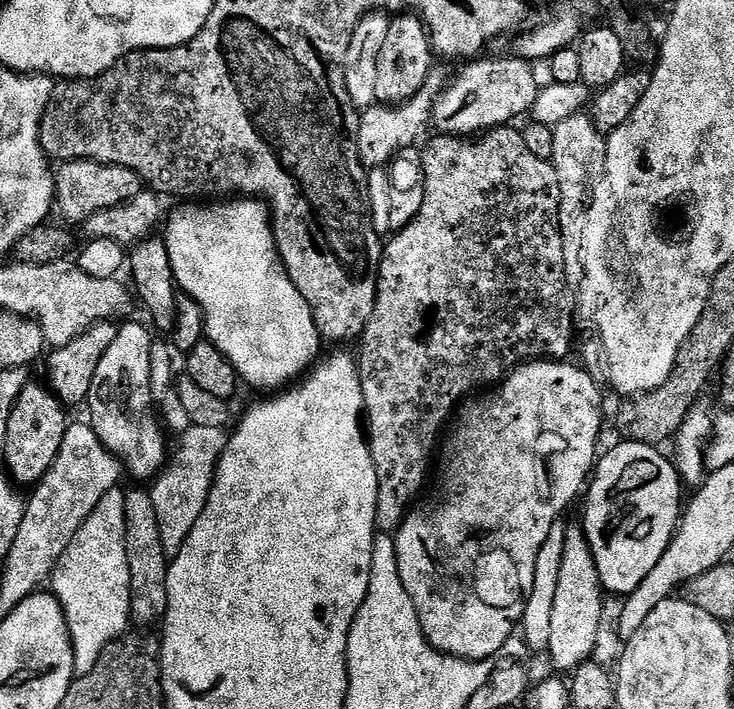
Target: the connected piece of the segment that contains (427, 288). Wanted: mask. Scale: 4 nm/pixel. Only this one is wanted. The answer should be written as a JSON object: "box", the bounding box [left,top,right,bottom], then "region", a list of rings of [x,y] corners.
{"box":[358,126,574,534],"region":[[[516,126],[493,128],[475,138],[443,134],[436,134],[433,137],[433,140],[425,146],[424,158],[422,157],[423,204],[417,216],[412,218],[403,229],[397,231],[389,244],[387,241],[383,245],[376,277],[374,314],[366,326],[362,343],[359,345],[361,348],[360,356],[358,355],[358,371],[360,389],[364,394],[368,449],[376,472],[380,475],[376,503],[376,531],[380,534],[395,533],[400,523],[408,517],[410,509],[417,503],[416,495],[424,484],[424,471],[432,460],[432,451],[435,448],[437,451],[438,441],[445,431],[444,423],[453,419],[454,413],[465,398],[499,385],[513,368],[518,368],[521,364],[534,360],[563,361],[567,357],[564,355],[572,348],[574,300],[572,296],[568,297],[570,275],[564,264],[562,234],[559,230],[559,182],[551,159],[539,156],[536,160],[524,160],[524,156],[520,156],[520,140],[524,137],[524,133],[519,127],[516,129]]]}

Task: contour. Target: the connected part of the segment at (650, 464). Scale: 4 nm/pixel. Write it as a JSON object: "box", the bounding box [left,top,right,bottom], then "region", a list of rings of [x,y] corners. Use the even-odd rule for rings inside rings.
{"box":[582,440,682,598],"region":[[[633,440],[619,443],[605,456],[603,453],[595,465],[586,488],[586,495],[583,497],[585,500],[582,527],[596,563],[601,589],[608,594],[617,592],[620,598],[624,598],[640,585],[642,578],[646,578],[646,574],[650,574],[654,566],[658,566],[662,554],[666,554],[670,546],[672,535],[676,533],[682,515],[682,500],[680,504],[682,481],[676,473],[675,463],[669,457],[667,460],[660,453],[663,451],[659,447],[639,444]]]}

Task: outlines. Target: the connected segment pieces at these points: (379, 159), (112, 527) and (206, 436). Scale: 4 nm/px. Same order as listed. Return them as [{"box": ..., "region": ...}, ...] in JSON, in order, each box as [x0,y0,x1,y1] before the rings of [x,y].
[{"box":[356,66,450,169],"region":[[[440,66],[433,67],[422,90],[418,90],[418,94],[414,94],[414,98],[410,98],[406,103],[395,106],[373,106],[360,112],[360,133],[356,143],[360,145],[363,163],[369,169],[387,165],[405,151],[403,148],[410,147],[424,131],[429,131],[436,102],[445,91],[449,80],[450,76],[447,76]]]},{"box":[50,488,132,676],"region":[[[111,488],[94,506],[90,518],[82,522],[78,534],[66,546],[50,577],[51,595],[55,596],[68,623],[76,676],[94,670],[101,652],[125,632],[132,617],[132,575],[126,546],[124,492]]]},{"box":[148,425,229,554],"region":[[[191,425],[179,435],[180,442],[173,458],[171,455],[169,462],[151,483],[148,493],[158,520],[161,549],[165,553],[174,554],[180,549],[201,517],[229,435],[229,431],[222,427]]]}]

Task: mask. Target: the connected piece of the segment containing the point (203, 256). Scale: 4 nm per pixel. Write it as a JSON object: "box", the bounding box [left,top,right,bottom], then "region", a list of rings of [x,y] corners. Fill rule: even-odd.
{"box":[162,198,322,389],"region":[[[256,198],[185,204],[188,204],[185,208],[173,210],[168,229],[162,234],[173,267],[173,278],[183,295],[191,296],[201,308],[207,339],[236,367],[236,375],[243,383],[245,380],[256,388],[287,389],[317,363],[322,337],[308,301],[298,294],[294,282],[280,263],[269,209]]]}

